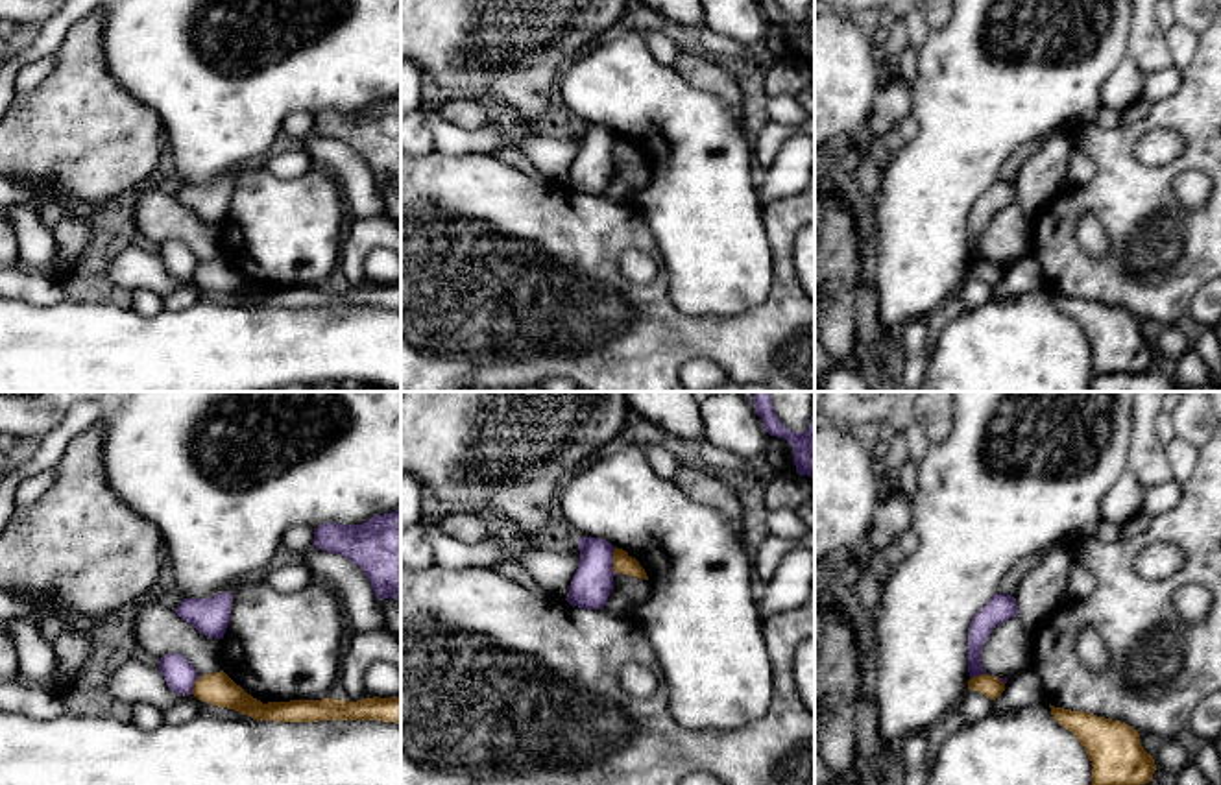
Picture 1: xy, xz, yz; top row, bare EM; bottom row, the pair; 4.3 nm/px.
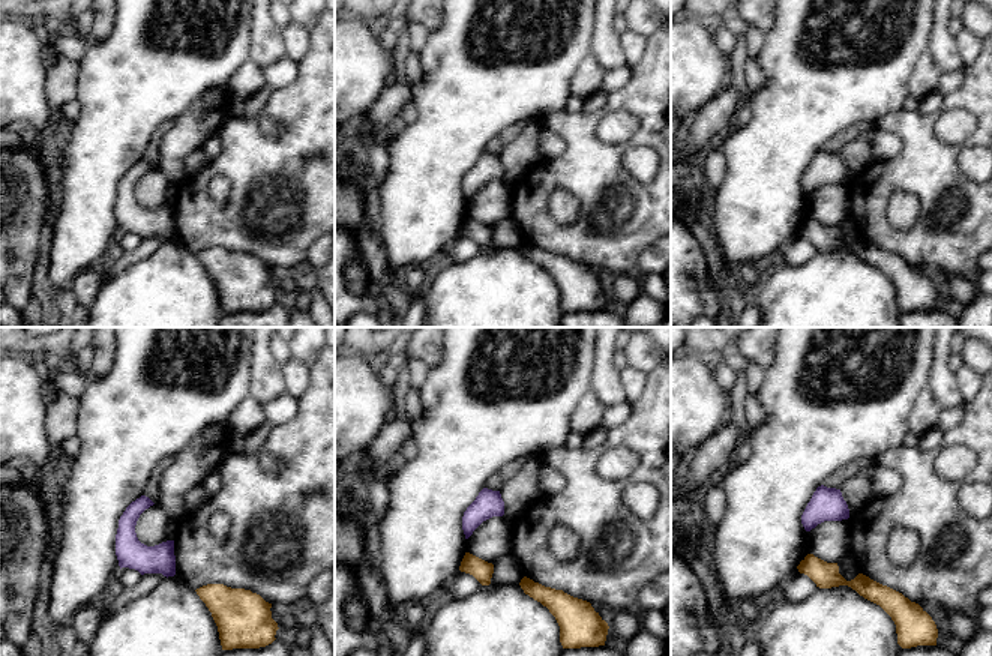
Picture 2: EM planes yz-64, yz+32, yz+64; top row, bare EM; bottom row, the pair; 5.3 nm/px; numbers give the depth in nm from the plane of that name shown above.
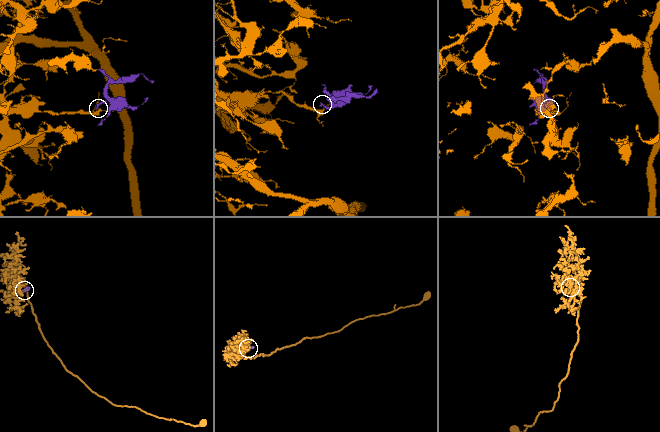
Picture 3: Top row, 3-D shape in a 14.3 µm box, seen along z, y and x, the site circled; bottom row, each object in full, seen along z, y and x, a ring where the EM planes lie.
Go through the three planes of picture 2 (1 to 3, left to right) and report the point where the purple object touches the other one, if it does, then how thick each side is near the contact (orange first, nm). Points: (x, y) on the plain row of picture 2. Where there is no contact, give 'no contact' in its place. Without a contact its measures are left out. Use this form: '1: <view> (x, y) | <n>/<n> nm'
1: no contact
2: no contact
3: no contact

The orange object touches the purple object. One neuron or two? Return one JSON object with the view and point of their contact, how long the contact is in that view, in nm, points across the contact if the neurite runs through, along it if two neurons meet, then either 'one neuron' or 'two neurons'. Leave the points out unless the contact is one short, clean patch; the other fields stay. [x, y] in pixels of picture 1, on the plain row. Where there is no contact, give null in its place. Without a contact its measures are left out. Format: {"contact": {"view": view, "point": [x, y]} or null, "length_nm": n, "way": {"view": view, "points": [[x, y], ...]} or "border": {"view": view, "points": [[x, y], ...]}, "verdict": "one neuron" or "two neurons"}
{"contact": {"view": "xz", "point": [614, 148]}, "length_nm": 130, "border": {"view": "xz", "points": [[616, 133], [614, 161]]}, "verdict": "two neurons"}

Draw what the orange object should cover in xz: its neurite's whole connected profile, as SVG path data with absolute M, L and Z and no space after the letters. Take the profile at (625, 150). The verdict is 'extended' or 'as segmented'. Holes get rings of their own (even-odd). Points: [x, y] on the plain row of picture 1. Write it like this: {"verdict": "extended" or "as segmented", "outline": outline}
{"verdict": "as segmented", "outline": "M617 133L613 137L613 161L615 159L648 166L645 155L639 151L639 148L635 144L632 144L626 137L617 135Z"}

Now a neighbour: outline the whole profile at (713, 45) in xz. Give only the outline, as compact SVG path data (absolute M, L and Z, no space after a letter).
M707 26L700 28L700 42L706 55L720 55L720 57L746 57L768 70L778 57L767 48L767 44L741 44L728 37L720 37L713 33Z

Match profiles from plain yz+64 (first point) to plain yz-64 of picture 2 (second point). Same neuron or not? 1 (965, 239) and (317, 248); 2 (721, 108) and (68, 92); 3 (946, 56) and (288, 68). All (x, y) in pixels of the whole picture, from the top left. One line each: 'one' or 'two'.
1: two
2: one
3: two

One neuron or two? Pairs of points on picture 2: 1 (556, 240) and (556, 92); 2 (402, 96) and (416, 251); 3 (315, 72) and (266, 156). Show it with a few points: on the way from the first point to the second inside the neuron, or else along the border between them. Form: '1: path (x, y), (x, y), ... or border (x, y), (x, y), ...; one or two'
1: border (563, 107), (542, 117); two
2: border (410, 86), (411, 99); two
3: path (315, 95), (315, 113), (288, 140); one

